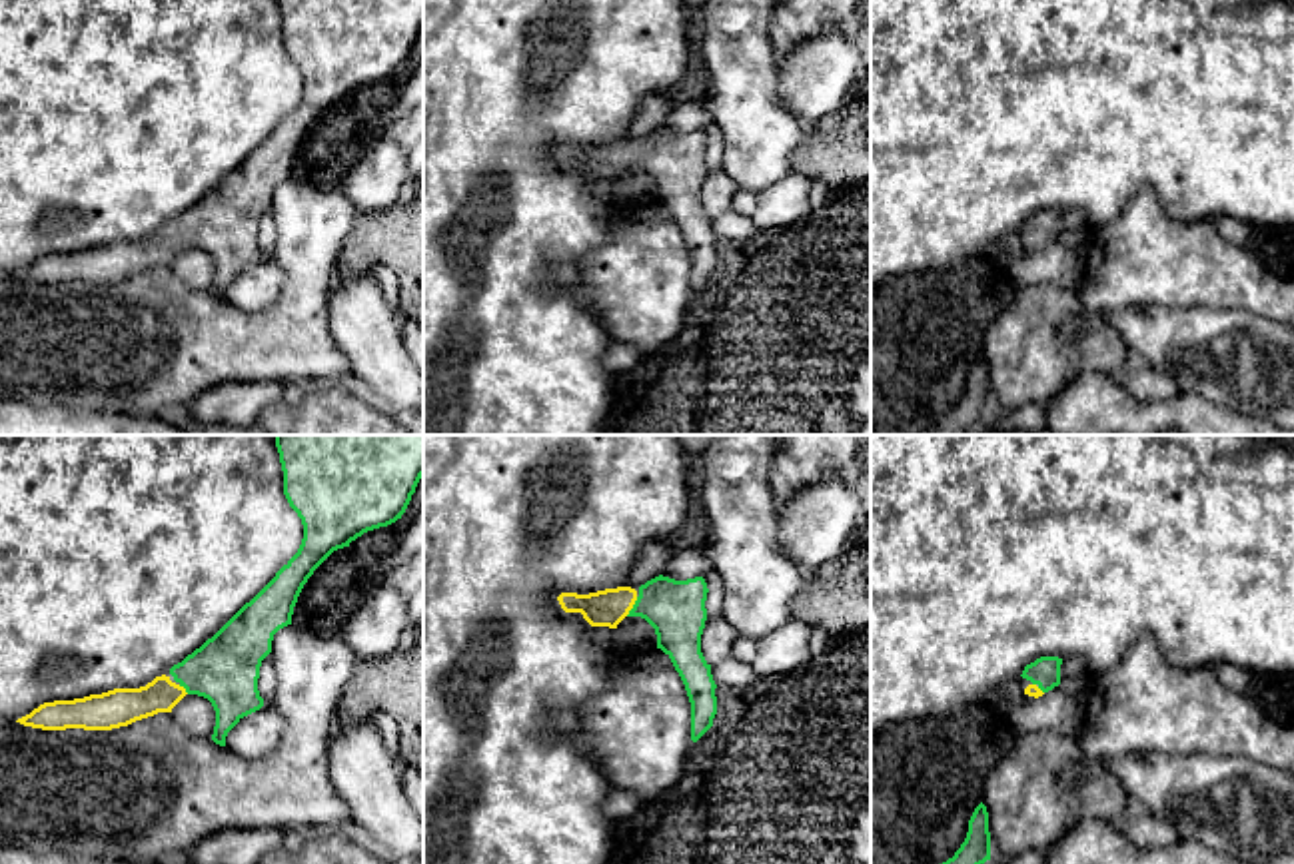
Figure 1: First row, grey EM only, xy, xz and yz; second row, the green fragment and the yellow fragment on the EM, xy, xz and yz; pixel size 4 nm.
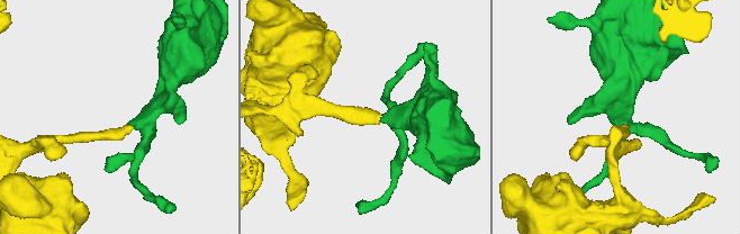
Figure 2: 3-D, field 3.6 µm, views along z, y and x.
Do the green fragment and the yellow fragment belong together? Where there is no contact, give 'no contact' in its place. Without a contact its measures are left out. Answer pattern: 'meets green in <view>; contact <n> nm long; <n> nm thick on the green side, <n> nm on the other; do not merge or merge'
meets green in xz; contact 90 nm long; 240 nm thick on the green side, 150 nm on the other; merge

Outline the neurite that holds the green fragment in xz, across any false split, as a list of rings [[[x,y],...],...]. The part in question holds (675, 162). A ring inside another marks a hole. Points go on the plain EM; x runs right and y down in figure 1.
[[[659,128],[637,144],[617,140],[589,148],[561,146],[557,150],[565,166],[581,166],[591,180],[617,182],[625,170],[641,170],[655,182],[657,202],[671,212],[687,243],[693,295],[713,279],[717,267],[717,237],[711,217],[701,206],[707,146],[703,130],[675,134]]]

